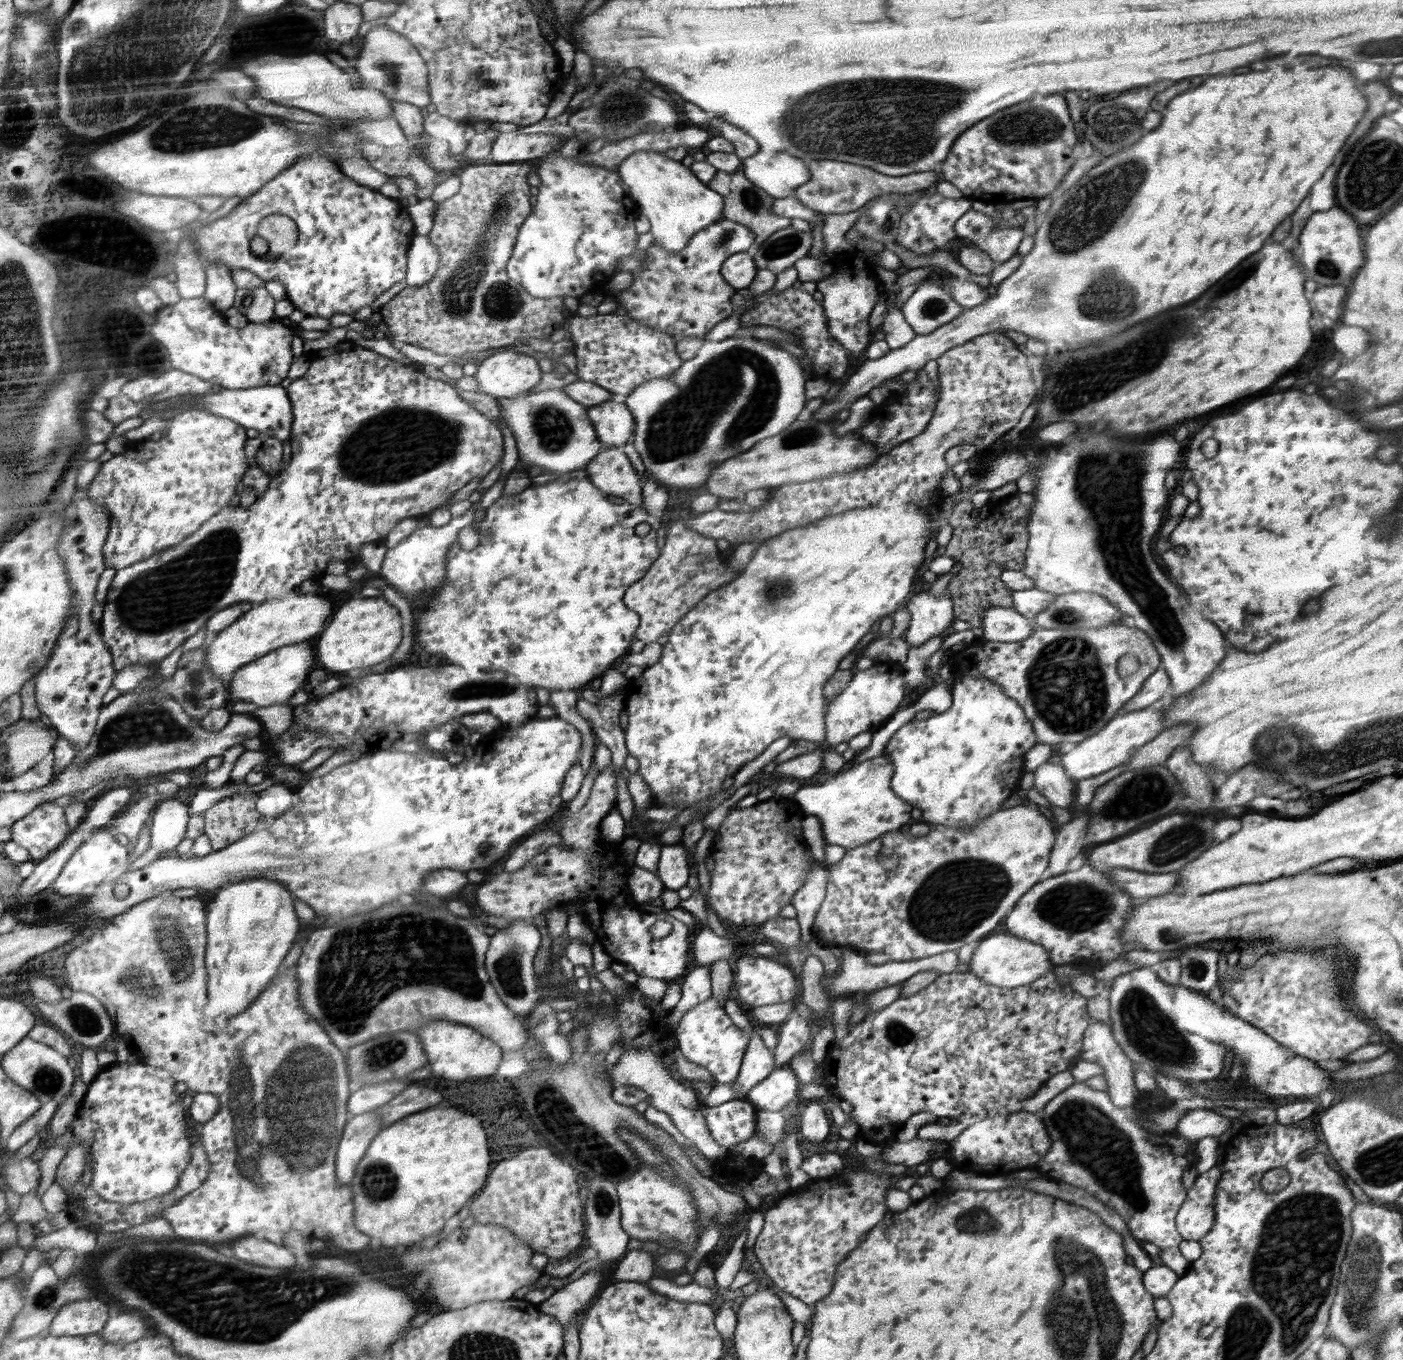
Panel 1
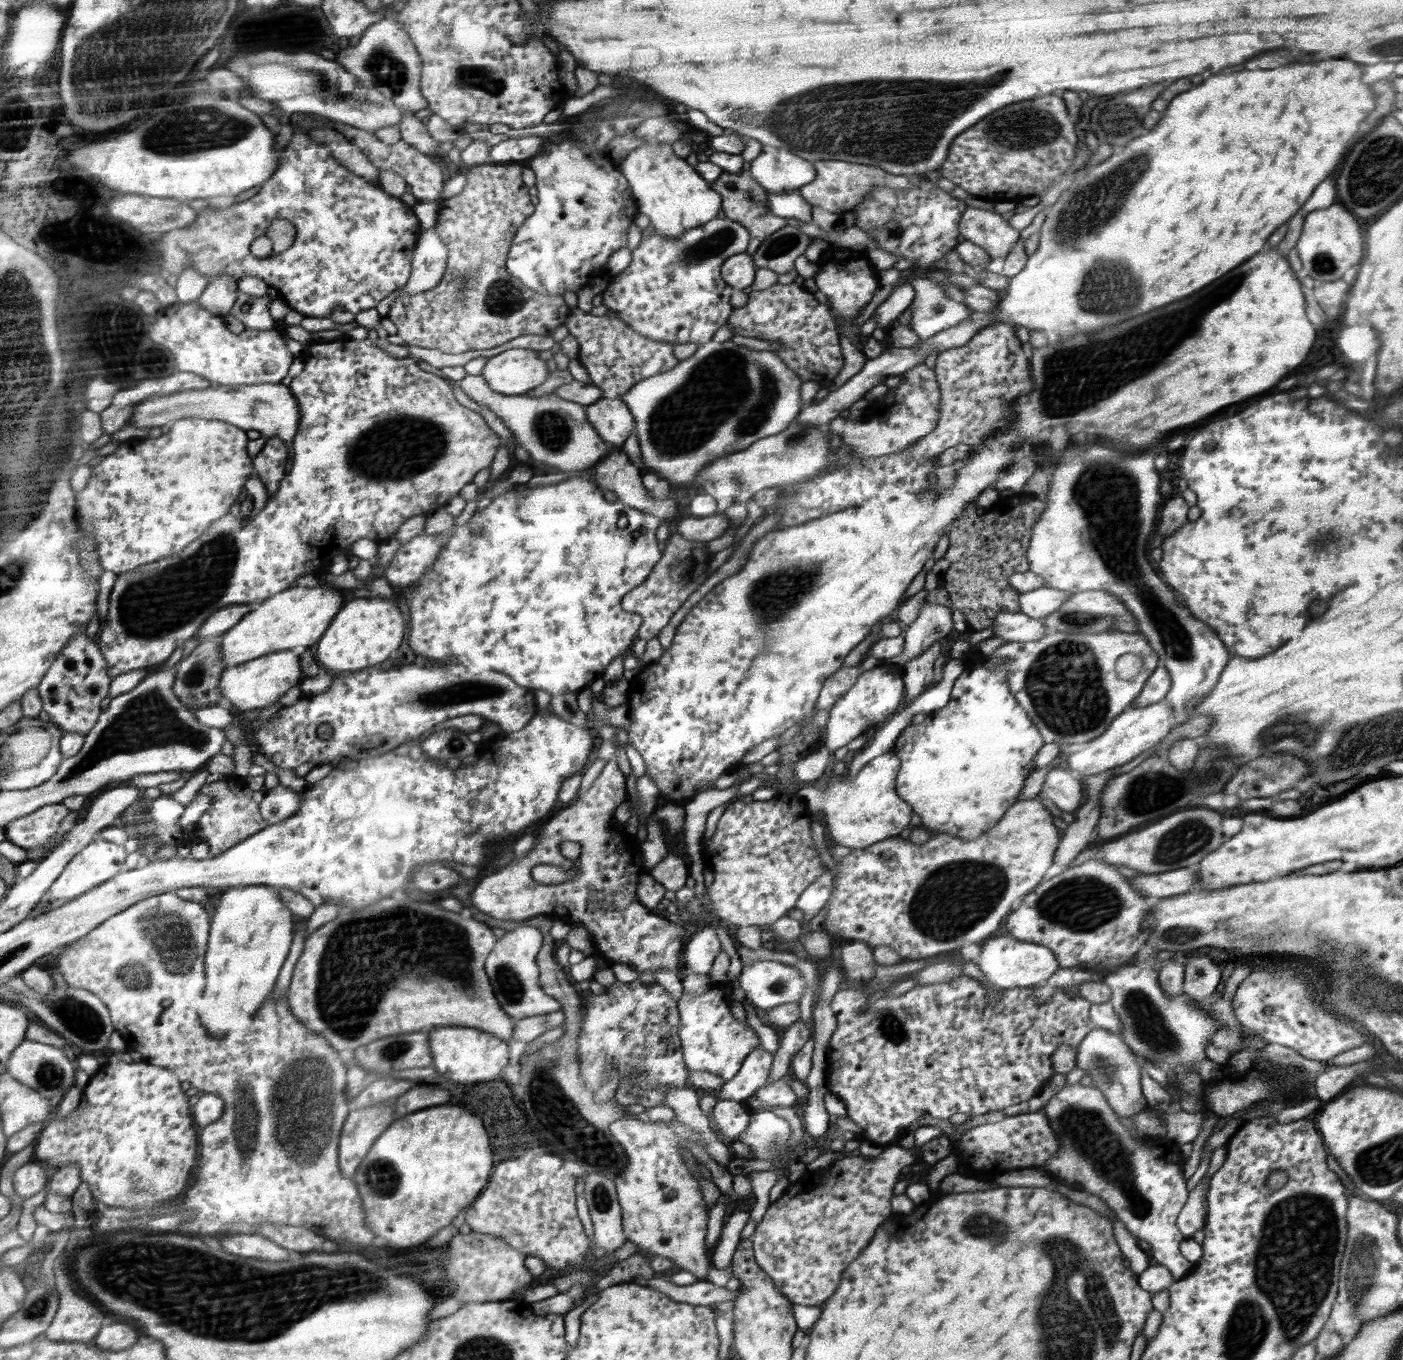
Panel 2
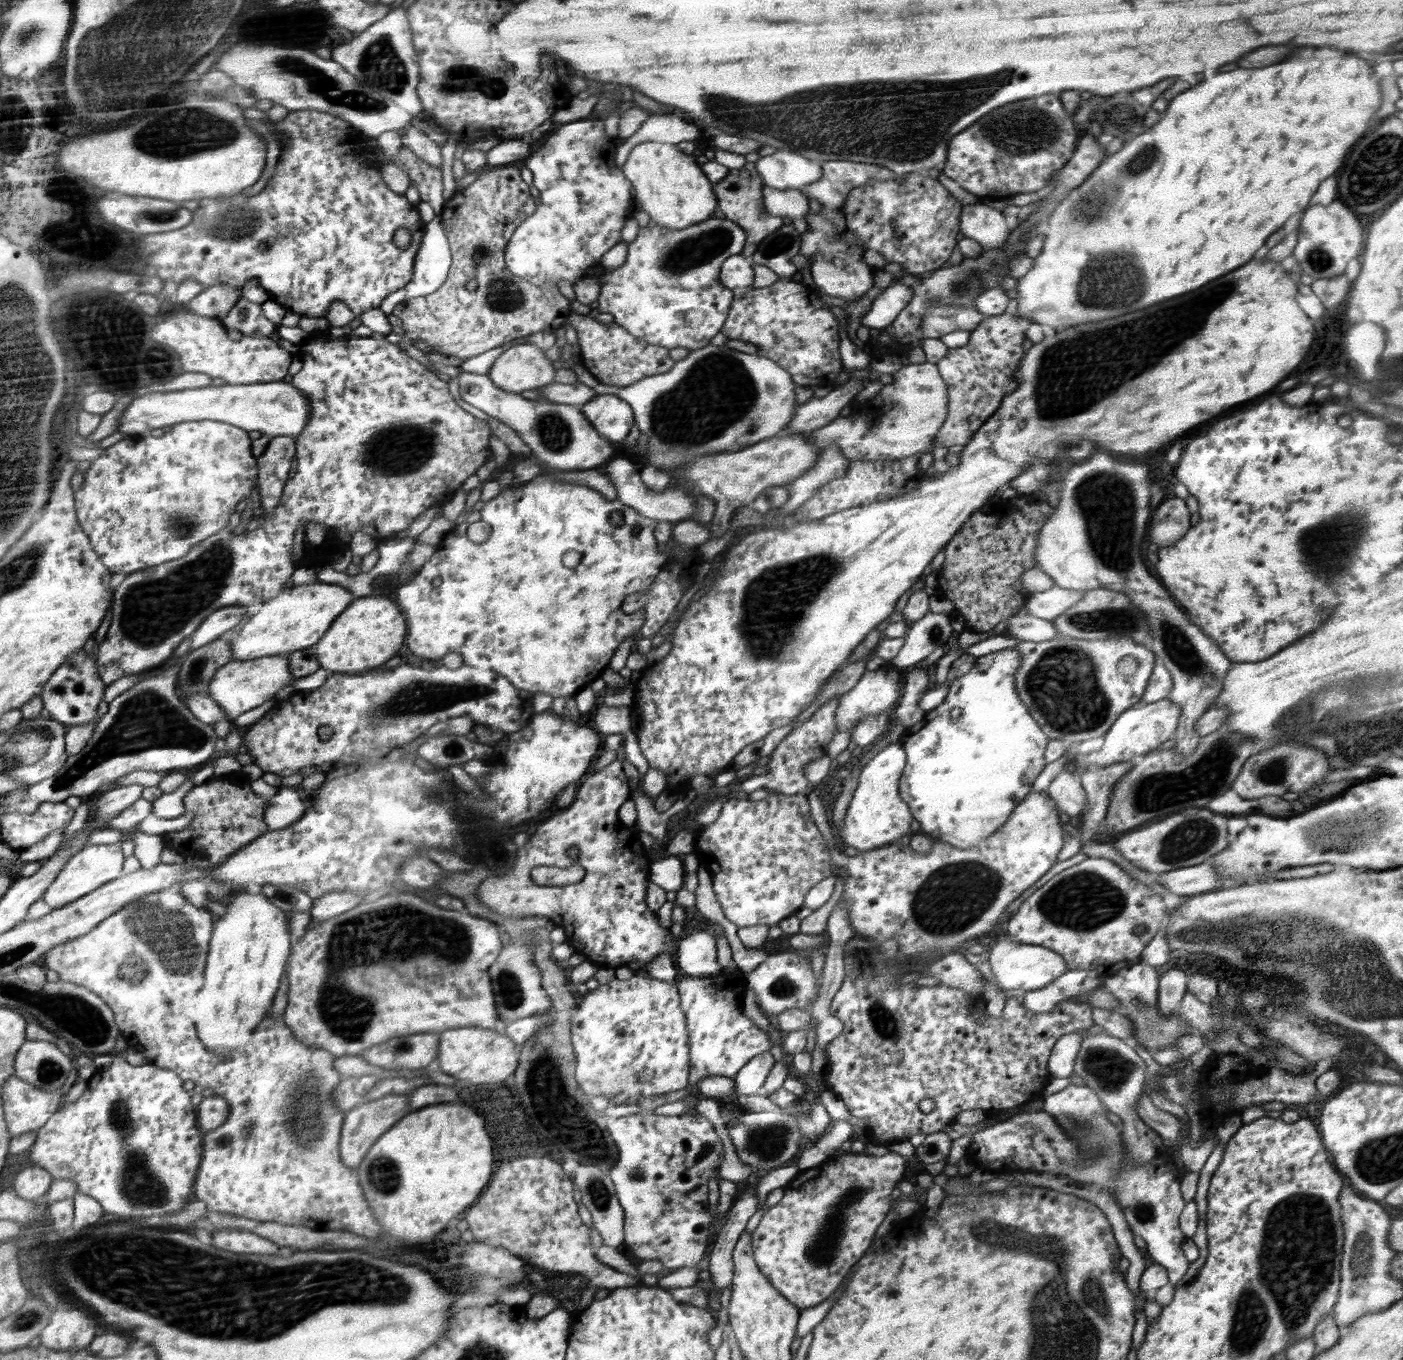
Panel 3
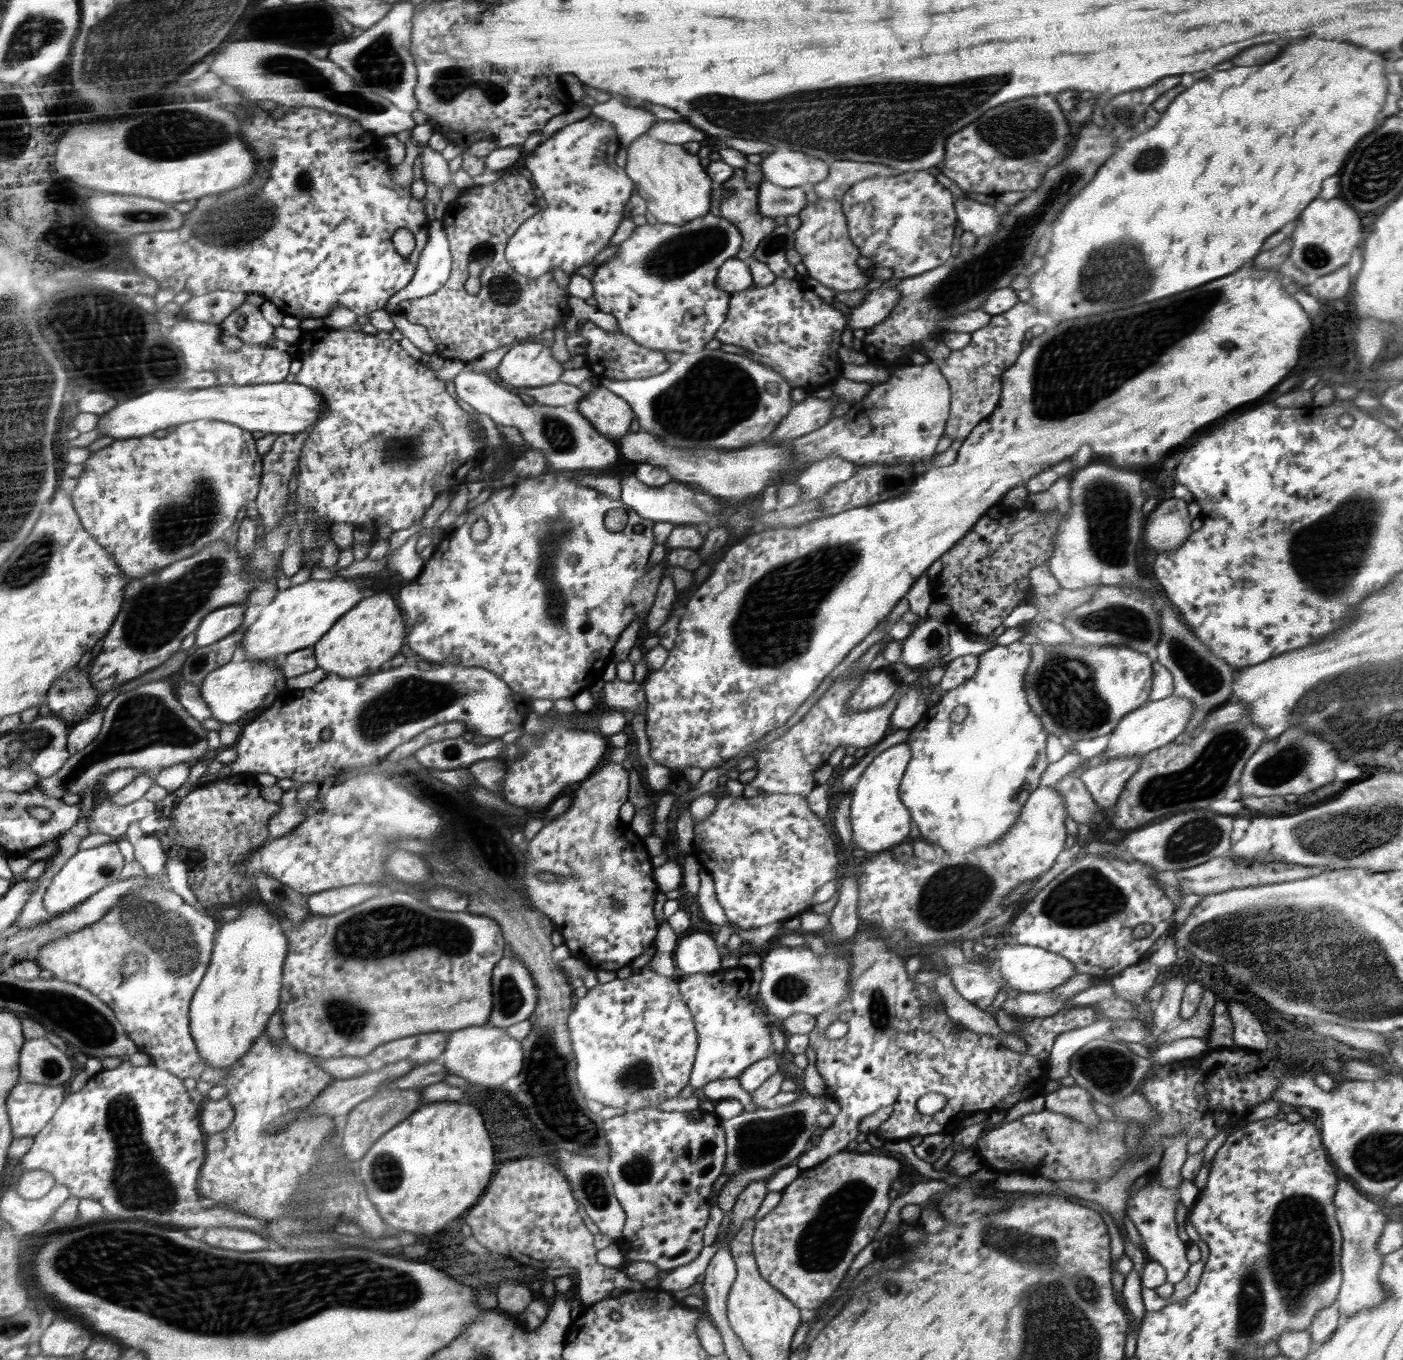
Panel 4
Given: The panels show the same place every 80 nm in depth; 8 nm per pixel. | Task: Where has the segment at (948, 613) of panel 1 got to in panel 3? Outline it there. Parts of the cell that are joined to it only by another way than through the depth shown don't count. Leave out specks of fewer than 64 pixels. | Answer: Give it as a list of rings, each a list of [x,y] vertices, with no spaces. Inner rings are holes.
[[[929,610],[920,620],[910,623],[902,648],[890,664],[903,670],[924,660],[937,648],[945,648],[953,632],[951,622],[951,616]]]

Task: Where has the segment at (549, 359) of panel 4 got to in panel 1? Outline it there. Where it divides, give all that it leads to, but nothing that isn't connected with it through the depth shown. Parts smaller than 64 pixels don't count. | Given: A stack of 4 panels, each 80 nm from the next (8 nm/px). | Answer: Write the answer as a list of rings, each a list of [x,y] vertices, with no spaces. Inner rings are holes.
[[[508,350],[480,362],[474,377],[479,390],[501,399],[516,397],[530,390],[540,382],[542,372],[534,358]]]

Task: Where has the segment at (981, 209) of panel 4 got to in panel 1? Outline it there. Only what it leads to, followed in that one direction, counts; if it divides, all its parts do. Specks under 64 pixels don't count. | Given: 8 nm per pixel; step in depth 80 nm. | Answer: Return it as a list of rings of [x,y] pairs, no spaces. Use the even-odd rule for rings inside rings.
[[[973,208],[955,222],[954,232],[987,252],[993,261],[1001,263],[1014,256],[1024,238],[1020,228],[998,228],[992,217]]]

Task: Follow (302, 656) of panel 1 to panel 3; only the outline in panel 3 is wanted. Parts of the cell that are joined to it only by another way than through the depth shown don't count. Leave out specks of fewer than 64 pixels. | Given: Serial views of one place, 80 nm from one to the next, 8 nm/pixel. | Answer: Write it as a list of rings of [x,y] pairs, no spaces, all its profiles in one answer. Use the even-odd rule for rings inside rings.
[[[288,653],[257,658],[245,661],[228,661],[224,666],[216,670],[208,683],[207,692],[212,700],[219,704],[225,712],[225,718],[233,721],[240,714],[264,704],[270,700],[278,690],[282,690],[292,682],[292,675],[288,668]]]

